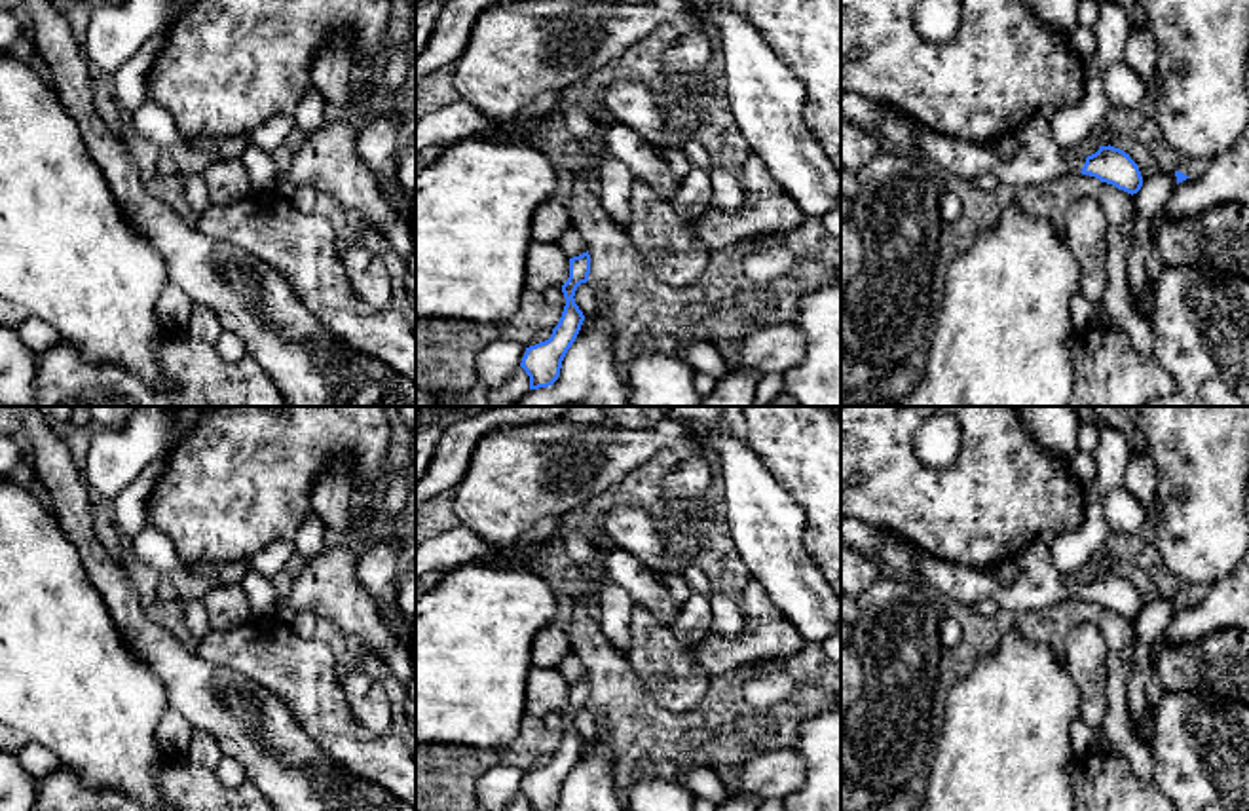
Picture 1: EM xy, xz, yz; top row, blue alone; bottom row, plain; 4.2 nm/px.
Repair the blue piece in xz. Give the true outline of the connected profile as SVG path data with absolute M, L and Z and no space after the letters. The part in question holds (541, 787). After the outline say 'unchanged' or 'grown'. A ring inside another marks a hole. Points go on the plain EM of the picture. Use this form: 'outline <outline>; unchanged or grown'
outline M588 676L569 684L569 703L562 710L566 731L558 750L552 754L549 765L526 773L520 792L530 802L530 811L552 811L562 794L562 786L575 767L585 746L583 737L575 729L575 716L588 707L590 680Z; unchanged

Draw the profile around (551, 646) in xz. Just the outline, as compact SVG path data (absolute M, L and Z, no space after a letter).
M543 627L531 644L531 665L537 669L556 669L568 655L575 653L569 634L560 627Z

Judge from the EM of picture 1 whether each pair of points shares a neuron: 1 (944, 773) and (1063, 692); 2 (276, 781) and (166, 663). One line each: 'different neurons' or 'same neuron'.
1: same neuron
2: same neuron

